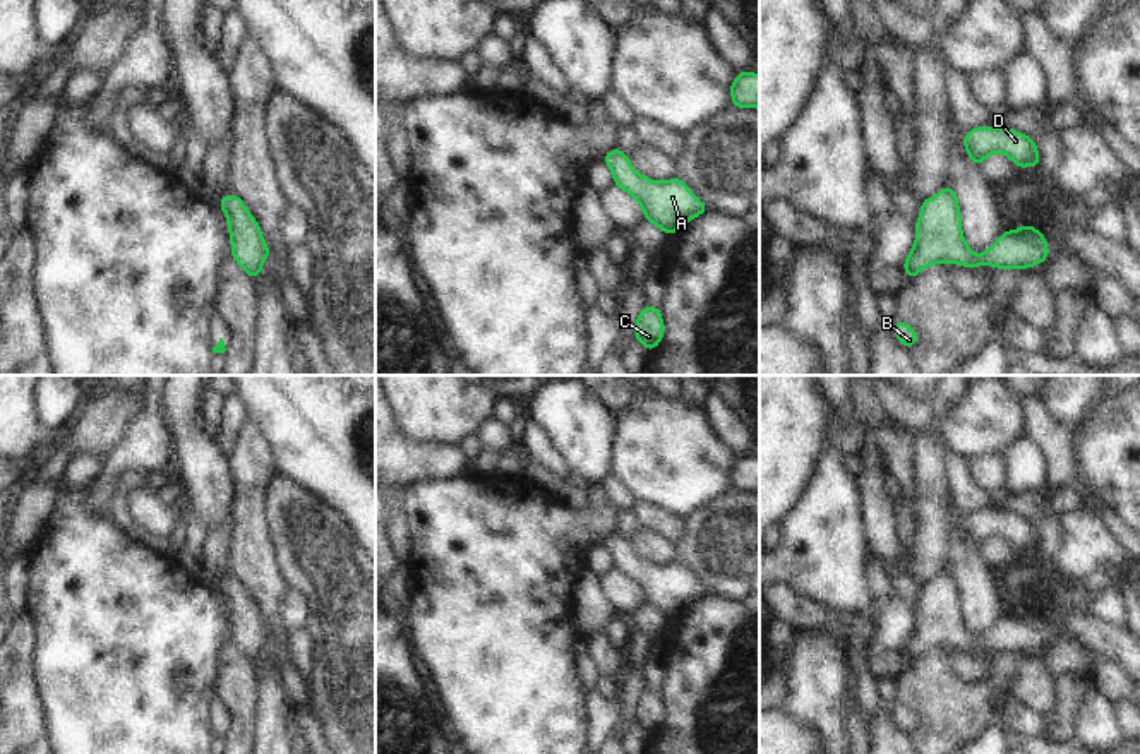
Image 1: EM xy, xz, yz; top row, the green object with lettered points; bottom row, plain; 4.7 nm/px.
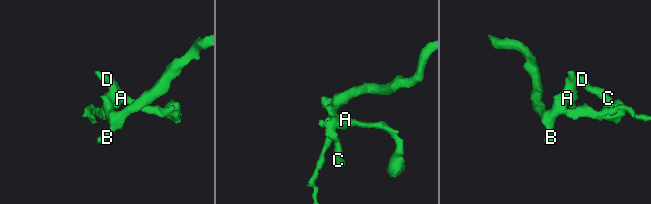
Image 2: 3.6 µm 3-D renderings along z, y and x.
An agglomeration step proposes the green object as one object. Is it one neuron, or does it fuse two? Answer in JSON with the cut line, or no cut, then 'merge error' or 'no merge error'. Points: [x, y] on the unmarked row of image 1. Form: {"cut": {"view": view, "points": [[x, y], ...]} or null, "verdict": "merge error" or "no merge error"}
{"cut": null, "verdict": "no merge error"}

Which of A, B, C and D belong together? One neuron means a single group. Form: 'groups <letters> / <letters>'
groups A B C D

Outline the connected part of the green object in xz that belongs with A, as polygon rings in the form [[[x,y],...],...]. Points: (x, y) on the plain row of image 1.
[[[617,531],[603,538],[603,545],[614,559],[614,569],[634,581],[645,603],[669,620],[708,595],[706,588],[698,584],[677,559],[667,566],[650,564],[629,548],[629,538]]]

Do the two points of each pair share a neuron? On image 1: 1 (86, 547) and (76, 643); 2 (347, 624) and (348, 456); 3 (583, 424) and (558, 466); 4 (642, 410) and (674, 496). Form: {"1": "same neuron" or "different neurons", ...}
{"1": "same neuron", "2": "different neurons", "3": "different neurons", "4": "same neuron"}

